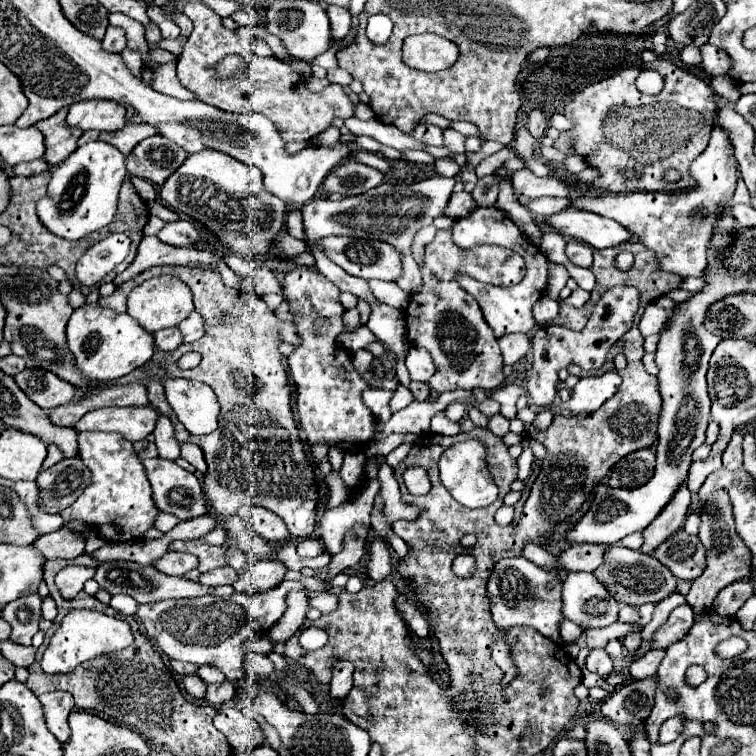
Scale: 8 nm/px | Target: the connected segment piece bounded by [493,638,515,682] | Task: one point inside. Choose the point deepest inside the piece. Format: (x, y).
(500, 653)

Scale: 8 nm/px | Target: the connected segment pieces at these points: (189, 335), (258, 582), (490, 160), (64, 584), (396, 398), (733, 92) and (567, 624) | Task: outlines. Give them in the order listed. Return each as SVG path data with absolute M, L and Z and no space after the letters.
M191 312L191 314L179 324L179 330L181 330L181 334L183 334L183 342L197 342L197 340L205 334L203 318L201 318L197 312Z
M257 560L257 562L249 564L243 574L238 573L239 580L233 584L235 590L239 590L239 592L265 592L265 590L275 588L283 580L283 564L277 562L277 560Z
M504 147L502 150L484 159L476 167L476 175L478 178L494 173L507 160L517 157L517 153L510 147Z
M67 566L59 572L59 576L55 578L57 588L61 590L61 594L71 600L77 592L83 590L87 580L92 579L96 569L86 566Z
M399 384L397 390L395 390L395 394L393 394L393 398L391 398L391 402L389 402L391 412L397 412L397 410L405 408L409 402L411 402L411 392L403 384Z
M715 76L715 78L711 78L711 86L713 86L713 90L715 90L721 98L725 98L725 100L729 100L729 102L737 102L739 96L741 96L739 84L735 84L735 80L731 80L731 78L727 78L727 76Z
M561 620L561 624L559 624L559 632L561 632L561 638L565 640L565 642L573 642L573 640L577 640L577 636L581 634L581 628L575 624L575 622L571 622L571 620Z

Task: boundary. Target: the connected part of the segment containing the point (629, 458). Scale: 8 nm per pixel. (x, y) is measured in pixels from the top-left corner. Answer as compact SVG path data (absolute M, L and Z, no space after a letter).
M649 448L637 450L621 458L609 472L611 488L639 488L647 484L655 470L655 452Z

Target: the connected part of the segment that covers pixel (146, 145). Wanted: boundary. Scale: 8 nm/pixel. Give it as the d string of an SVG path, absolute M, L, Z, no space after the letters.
M161 134L141 140L127 156L127 170L131 176L145 178L153 184L163 184L187 158L187 152L171 144Z

